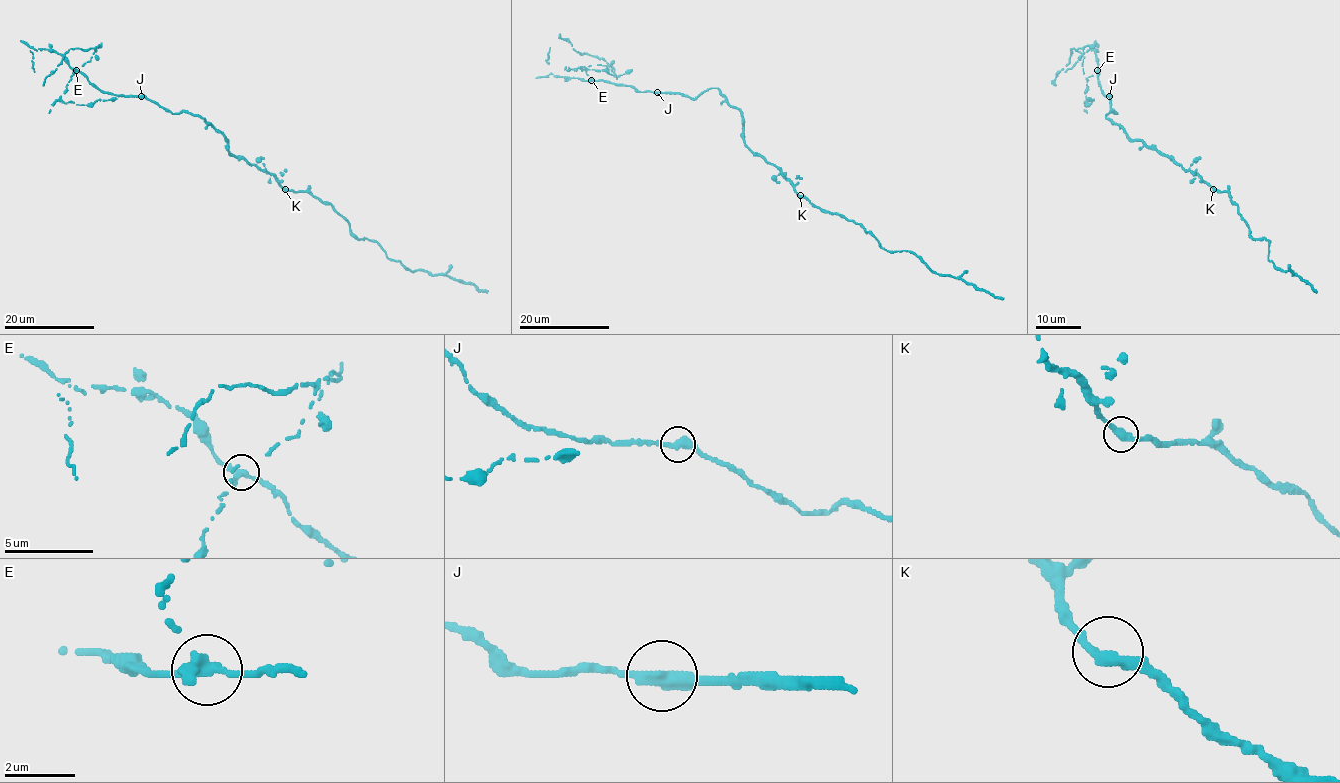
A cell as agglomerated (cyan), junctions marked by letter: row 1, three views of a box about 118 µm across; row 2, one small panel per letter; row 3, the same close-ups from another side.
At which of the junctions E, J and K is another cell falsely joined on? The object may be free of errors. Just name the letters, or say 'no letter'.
E

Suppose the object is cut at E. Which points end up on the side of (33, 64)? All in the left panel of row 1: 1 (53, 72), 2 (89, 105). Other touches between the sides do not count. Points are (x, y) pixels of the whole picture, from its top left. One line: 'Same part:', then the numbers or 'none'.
Same part: 1, 2

